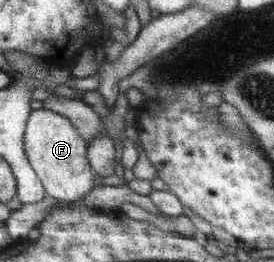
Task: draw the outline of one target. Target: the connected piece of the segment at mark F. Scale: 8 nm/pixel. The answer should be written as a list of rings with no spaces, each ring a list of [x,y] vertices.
[[[45,109],[32,110],[25,121],[22,140],[29,165],[46,196],[73,203],[93,189],[94,172],[85,158],[86,143],[63,115]]]

